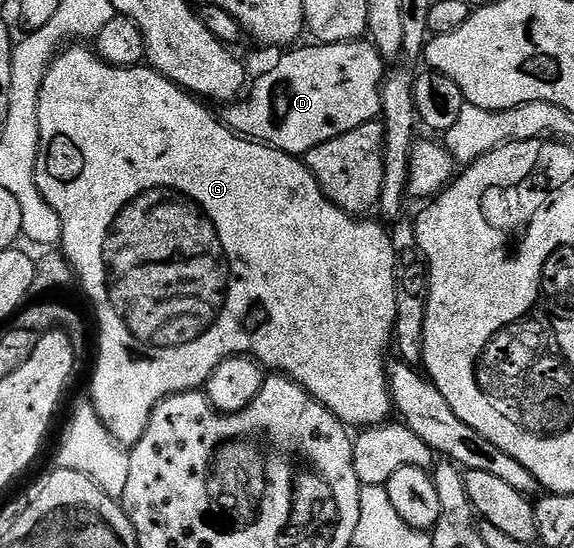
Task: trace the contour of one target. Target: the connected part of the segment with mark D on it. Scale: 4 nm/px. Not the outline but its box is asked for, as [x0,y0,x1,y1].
[222,38,386,158]

